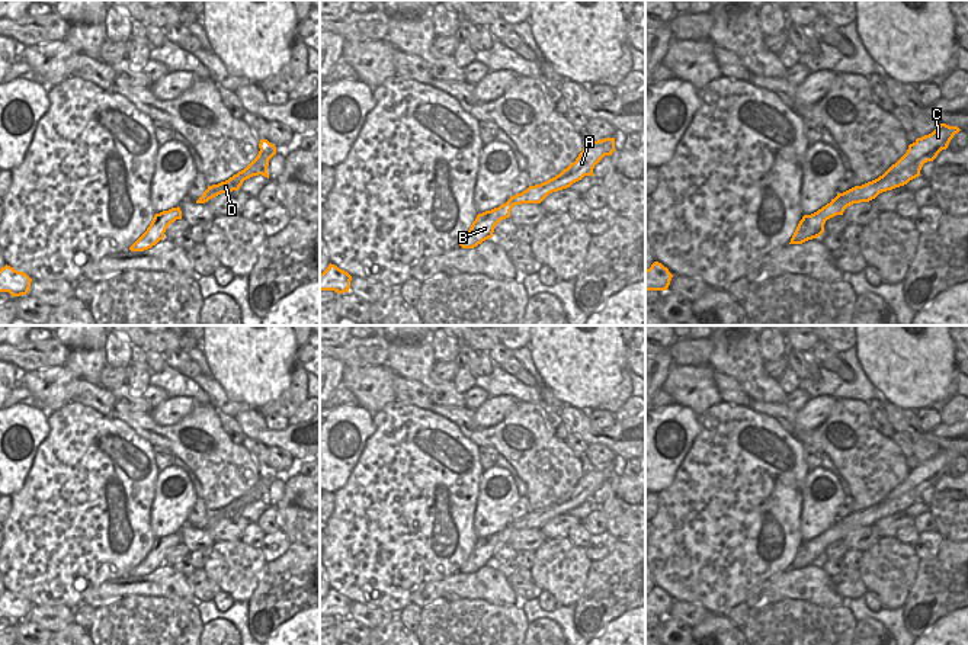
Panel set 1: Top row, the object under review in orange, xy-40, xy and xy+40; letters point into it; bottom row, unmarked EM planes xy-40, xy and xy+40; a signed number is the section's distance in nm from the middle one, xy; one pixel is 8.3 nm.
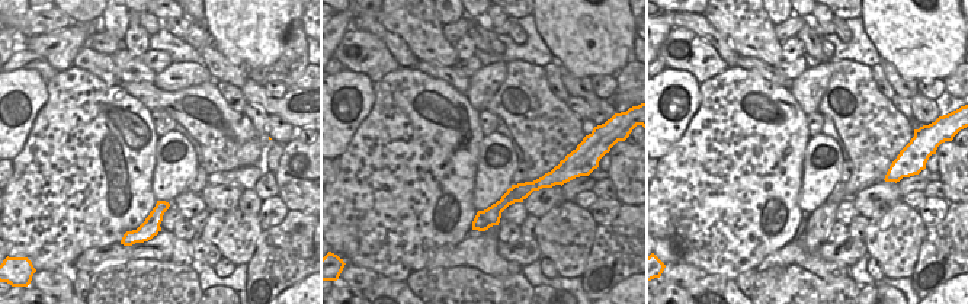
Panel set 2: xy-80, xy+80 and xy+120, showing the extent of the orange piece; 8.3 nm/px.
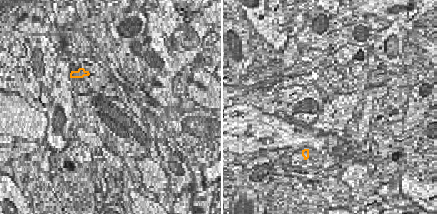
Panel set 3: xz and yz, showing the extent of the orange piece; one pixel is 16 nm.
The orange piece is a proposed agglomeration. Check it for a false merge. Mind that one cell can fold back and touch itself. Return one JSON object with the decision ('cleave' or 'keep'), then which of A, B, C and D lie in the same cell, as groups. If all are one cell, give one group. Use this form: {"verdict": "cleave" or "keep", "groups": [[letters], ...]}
{"verdict": "keep", "groups": [["A", "B", "C", "D"]]}

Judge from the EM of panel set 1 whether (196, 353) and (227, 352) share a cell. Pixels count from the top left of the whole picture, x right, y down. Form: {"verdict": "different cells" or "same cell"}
{"verdict": "different cells"}

